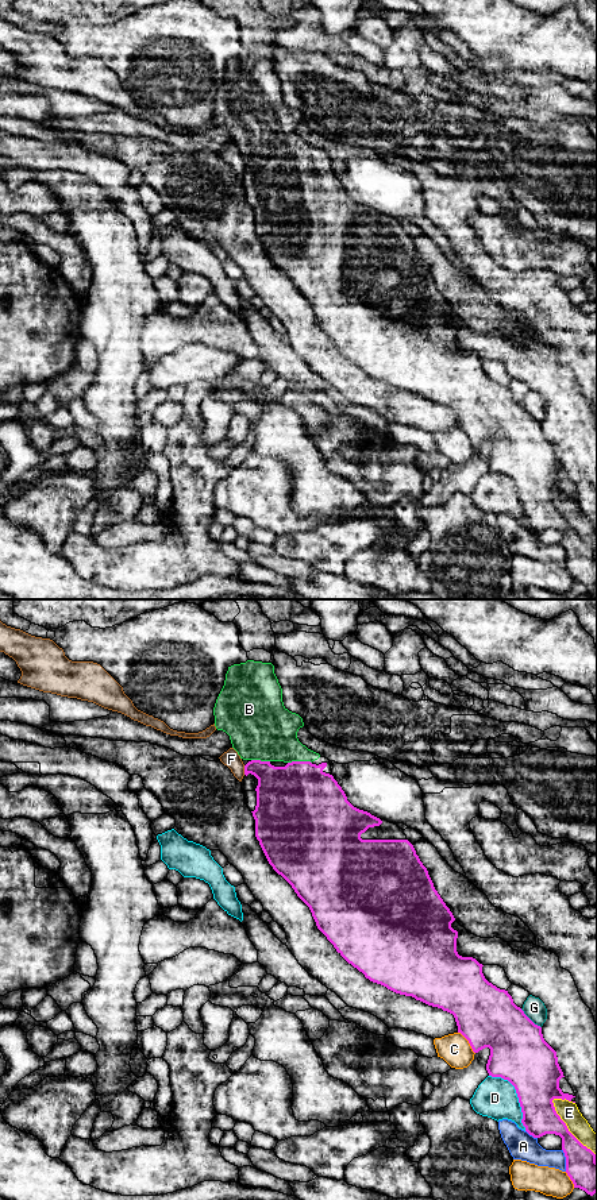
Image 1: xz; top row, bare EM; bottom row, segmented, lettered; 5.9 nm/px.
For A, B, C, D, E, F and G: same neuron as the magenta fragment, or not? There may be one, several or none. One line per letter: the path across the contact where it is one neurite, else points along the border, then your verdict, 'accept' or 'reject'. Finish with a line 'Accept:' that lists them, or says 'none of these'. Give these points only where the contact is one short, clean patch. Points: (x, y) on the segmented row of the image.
A: reject
B: across xz (299, 803), (299, 761), (269, 732) | accept
C: reject
D: reject
E: reject
F: reject
G: along xz (520, 1008), (540, 1027) | reject
Accept: B

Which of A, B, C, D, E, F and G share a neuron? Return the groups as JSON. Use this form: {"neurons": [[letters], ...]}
{"neurons": [["A"], ["B"], ["C"], ["D"], ["E"], ["F"], ["G"]]}

